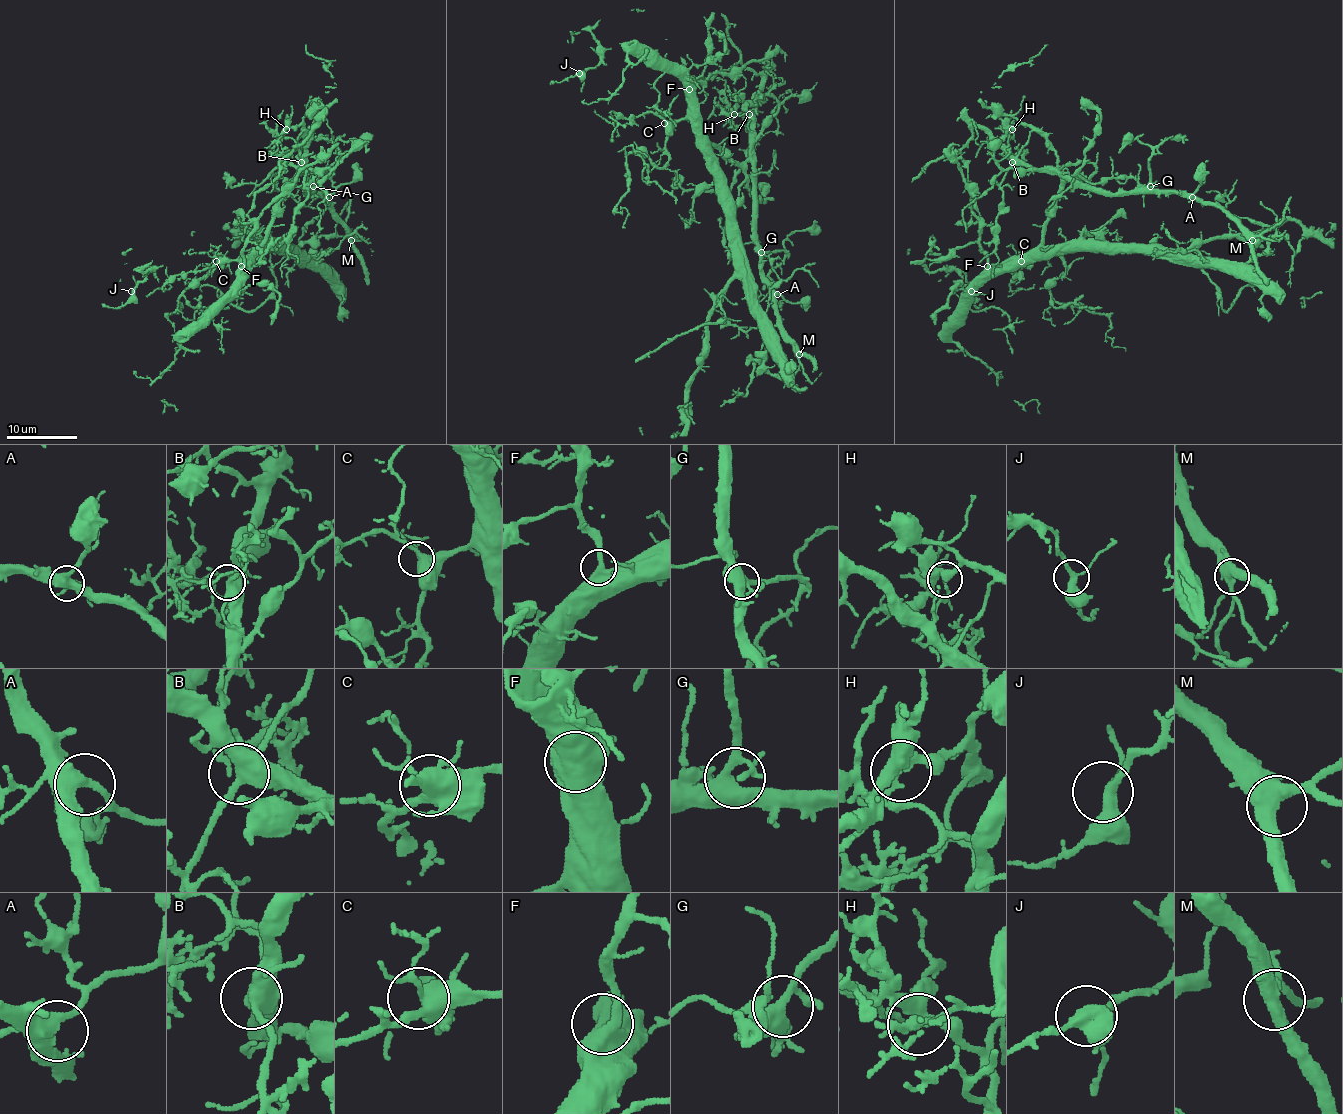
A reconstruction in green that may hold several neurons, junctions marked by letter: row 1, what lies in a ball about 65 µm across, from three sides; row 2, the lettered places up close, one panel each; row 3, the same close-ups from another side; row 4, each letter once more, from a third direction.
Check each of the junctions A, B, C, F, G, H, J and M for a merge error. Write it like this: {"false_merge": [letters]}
{"false_merge": ["H"]}

